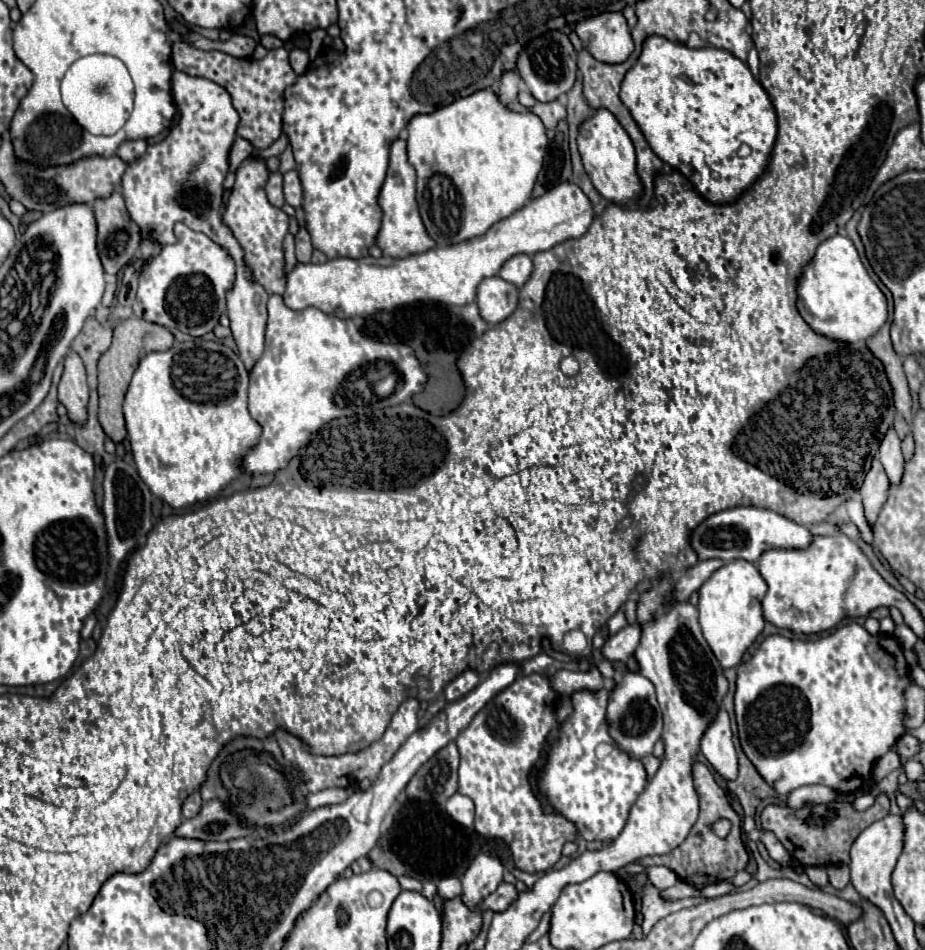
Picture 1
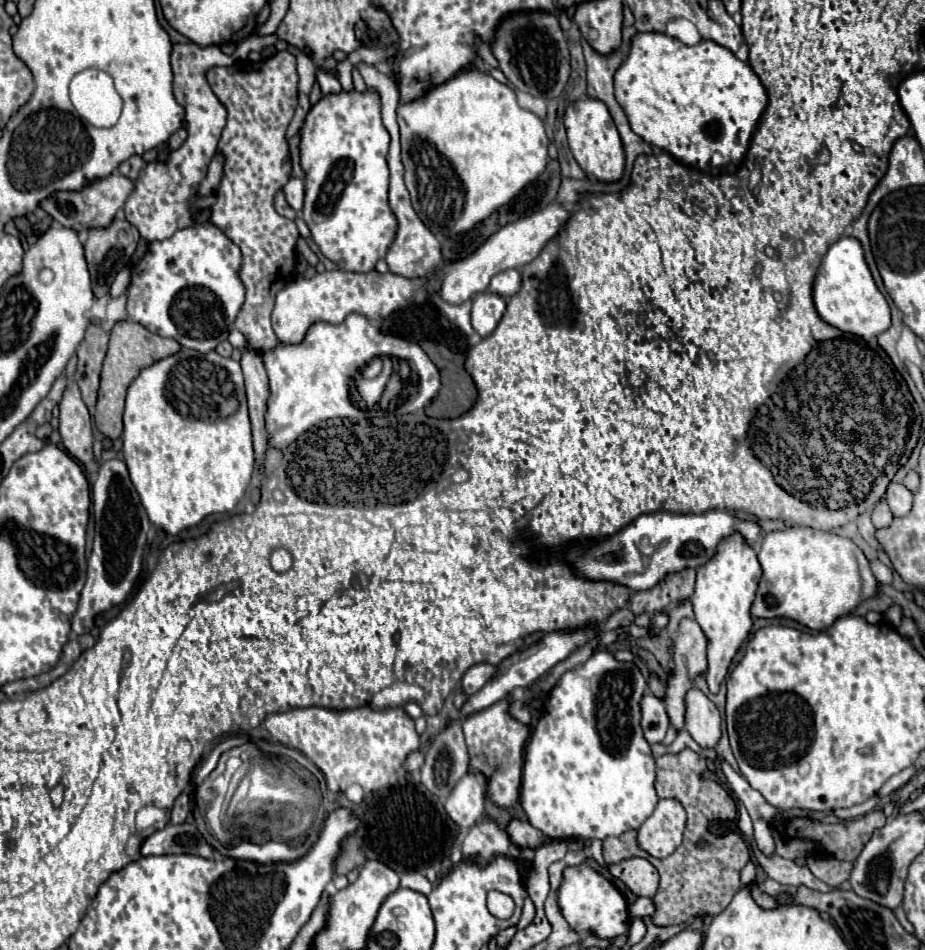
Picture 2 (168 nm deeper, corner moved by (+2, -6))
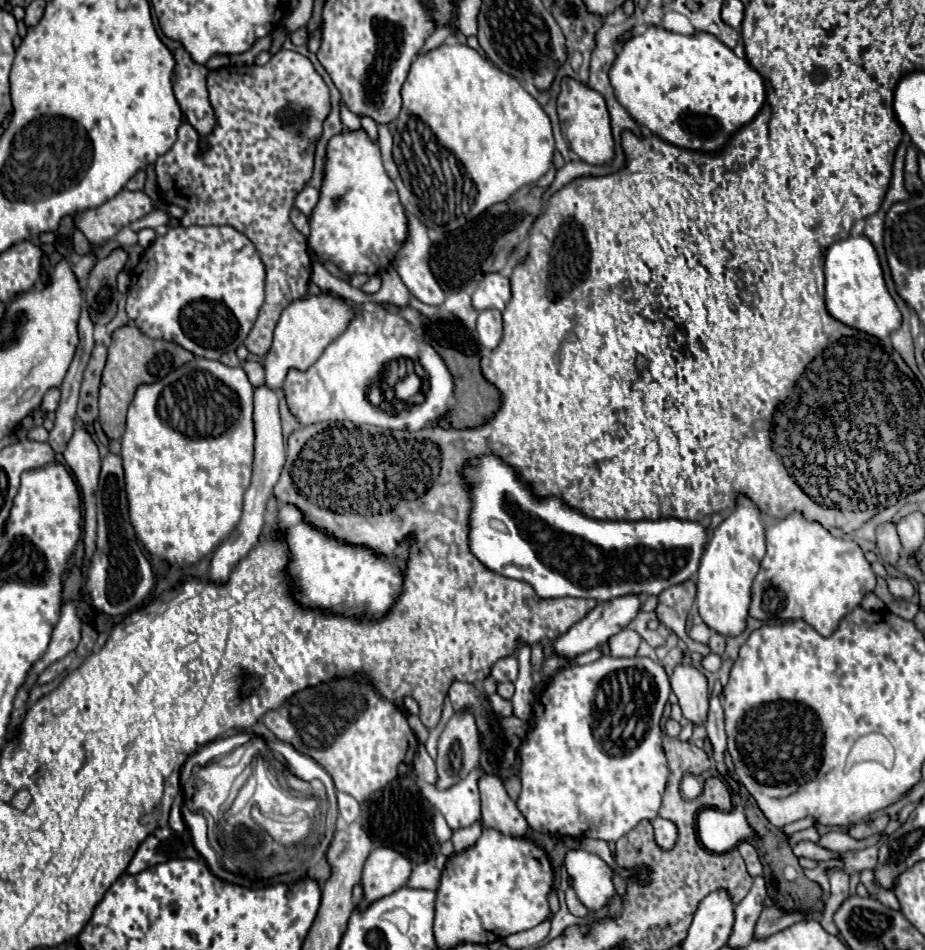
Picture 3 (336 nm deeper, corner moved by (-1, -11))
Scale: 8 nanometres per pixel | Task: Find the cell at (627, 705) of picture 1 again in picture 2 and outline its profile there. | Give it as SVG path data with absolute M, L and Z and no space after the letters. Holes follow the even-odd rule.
M645 692L641 698L641 730L649 744L657 744L665 738L665 732L669 728L669 718L665 712L663 700L653 696L651 692Z

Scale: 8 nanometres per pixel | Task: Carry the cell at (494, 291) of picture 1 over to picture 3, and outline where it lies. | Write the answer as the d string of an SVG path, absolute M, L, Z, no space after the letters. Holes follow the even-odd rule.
M496 309L480 311L478 315L478 339L486 349L498 347L502 339L502 313Z

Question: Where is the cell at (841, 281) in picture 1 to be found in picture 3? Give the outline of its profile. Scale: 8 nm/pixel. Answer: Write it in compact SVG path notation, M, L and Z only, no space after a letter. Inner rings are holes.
M866 235L848 237L844 241L834 243L826 253L824 273L826 273L826 307L830 315L836 317L838 321L854 329L866 331L870 335L876 335L878 339L888 337L902 325L902 313L886 287L878 253Z

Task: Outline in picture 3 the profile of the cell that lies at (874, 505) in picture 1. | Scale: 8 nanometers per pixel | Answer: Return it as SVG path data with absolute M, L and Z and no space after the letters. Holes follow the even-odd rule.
M892 523L878 527L878 531L876 531L876 545L878 545L880 557L882 557L888 565L896 565L896 563L898 563L902 545L900 545L896 527L894 527Z

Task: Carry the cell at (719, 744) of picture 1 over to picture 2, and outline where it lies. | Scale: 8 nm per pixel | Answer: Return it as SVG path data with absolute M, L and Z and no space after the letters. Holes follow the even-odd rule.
M699 688L689 690L685 704L687 704L685 712L687 732L701 748L715 750L721 738L721 714L717 706Z

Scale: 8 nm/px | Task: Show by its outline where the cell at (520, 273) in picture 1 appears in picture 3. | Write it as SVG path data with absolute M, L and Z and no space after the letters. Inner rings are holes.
M488 273L472 293L472 307L476 311L498 309L502 311L510 299L508 277L500 273Z

